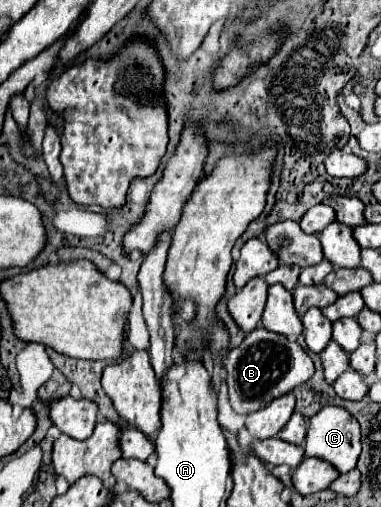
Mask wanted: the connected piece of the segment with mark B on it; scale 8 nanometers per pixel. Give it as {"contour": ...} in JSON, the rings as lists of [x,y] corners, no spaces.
{"contour":[[[258,327],[256,331],[248,333],[236,349],[228,351],[222,367],[226,369],[230,405],[236,413],[244,415],[270,405],[276,397],[282,397],[296,385],[308,381],[308,377],[312,377],[314,373],[312,359],[298,343],[288,341],[286,337],[280,337],[272,331],[266,331],[264,327]]]}

